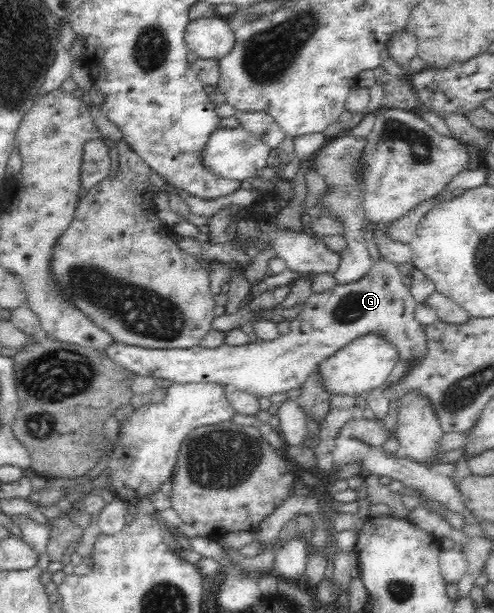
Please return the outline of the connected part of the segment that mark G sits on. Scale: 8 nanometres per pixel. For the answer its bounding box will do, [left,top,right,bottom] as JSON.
[103,259,427,397]

